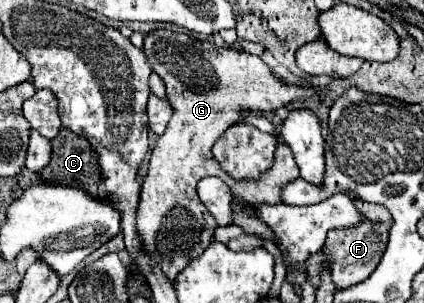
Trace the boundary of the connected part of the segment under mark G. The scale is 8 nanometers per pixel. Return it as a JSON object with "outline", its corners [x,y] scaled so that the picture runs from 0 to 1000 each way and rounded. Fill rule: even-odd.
{"outline":[[[366,99],[342,119],[337,172],[351,198],[351,218],[375,244],[394,284],[394,330],[408,356],[408,383],[394,409],[384,449],[375,449],[361,502],[342,607],[333,620],[333,660],[323,686],[323,759],[337,792],[342,832],[375,865],[399,924],[408,924],[450,851],[465,851],[502,792],[502,759],[512,746],[507,719],[493,713],[479,667],[460,647],[460,614],[483,581],[517,581],[531,607],[545,614],[545,581],[521,561],[498,488],[526,436],[568,396],[568,370],[644,370],[653,356],[677,356],[691,337],[752,323],[757,337],[776,317],[776,290],[733,290],[677,277],[644,244],[644,231],[611,191],[550,158],[512,158],[498,139],[469,139],[441,112],[417,112],[403,99]]]}

